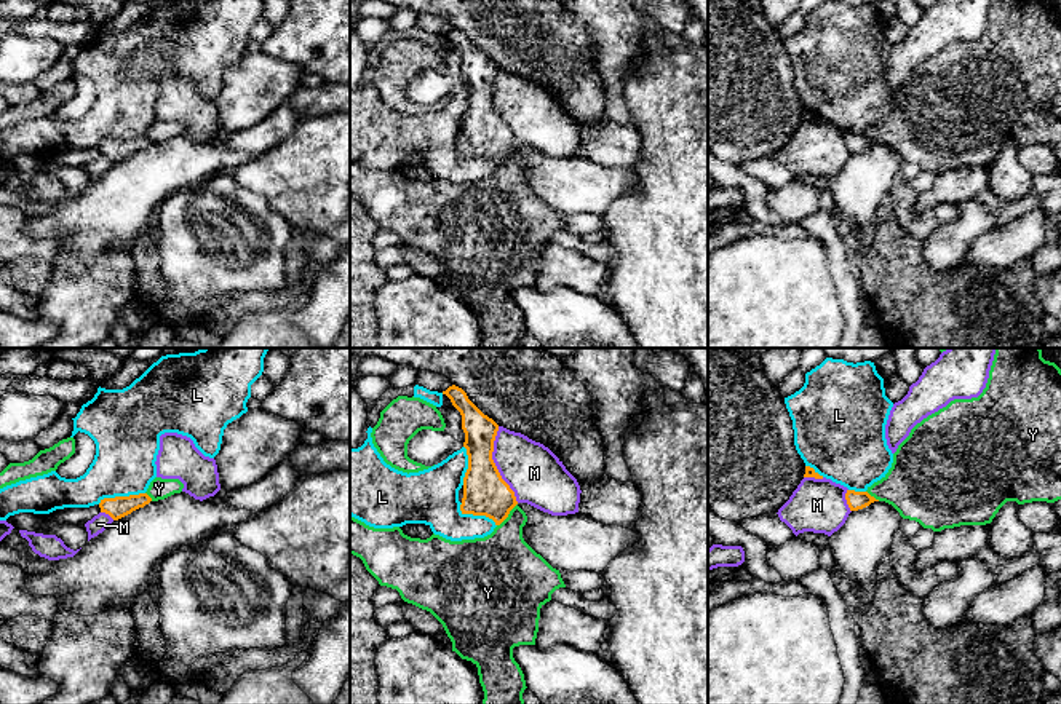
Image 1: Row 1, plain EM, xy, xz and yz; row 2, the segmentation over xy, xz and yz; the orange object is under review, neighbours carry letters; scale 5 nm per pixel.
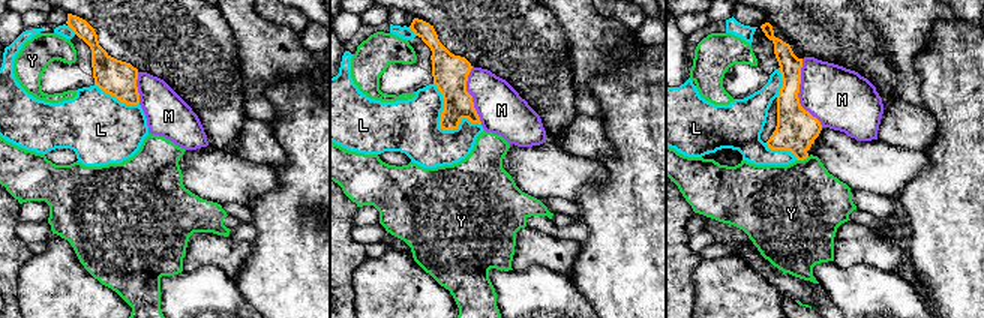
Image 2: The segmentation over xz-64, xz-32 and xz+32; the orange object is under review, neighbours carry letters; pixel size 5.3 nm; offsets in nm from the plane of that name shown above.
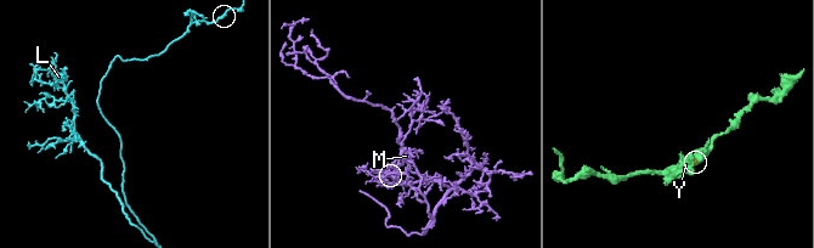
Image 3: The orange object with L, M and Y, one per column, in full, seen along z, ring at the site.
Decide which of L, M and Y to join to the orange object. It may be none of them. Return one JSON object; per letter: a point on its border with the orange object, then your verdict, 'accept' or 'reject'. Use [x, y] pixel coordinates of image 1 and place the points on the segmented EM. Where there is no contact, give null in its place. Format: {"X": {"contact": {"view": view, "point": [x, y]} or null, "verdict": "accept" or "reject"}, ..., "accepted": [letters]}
{"L": {"contact": {"view": "xy", "point": [120, 497]}, "verdict": "reject"}, "M": {"contact": {"view": "xz", "point": [494, 465]}, "verdict": "reject"}, "Y": {"contact": {"view": "xz", "point": [508, 513]}, "verdict": "reject"}, "accepted": []}

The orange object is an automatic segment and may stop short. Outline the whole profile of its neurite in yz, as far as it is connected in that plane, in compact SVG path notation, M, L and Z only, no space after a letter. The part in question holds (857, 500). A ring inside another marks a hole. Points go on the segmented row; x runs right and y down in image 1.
M847 490L845 500L850 511L858 511L869 506L874 501L879 501L874 496L871 496L868 492L855 492L855 490Z

